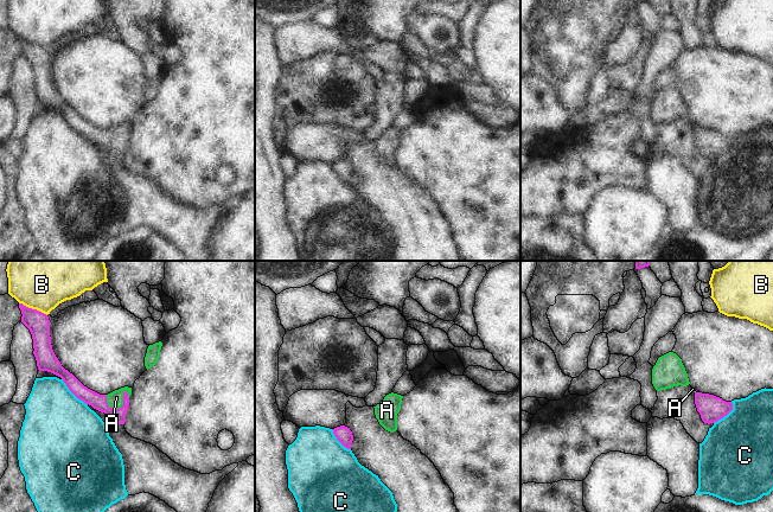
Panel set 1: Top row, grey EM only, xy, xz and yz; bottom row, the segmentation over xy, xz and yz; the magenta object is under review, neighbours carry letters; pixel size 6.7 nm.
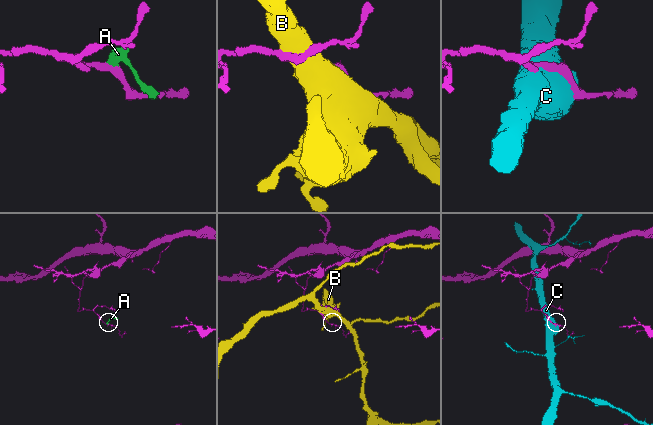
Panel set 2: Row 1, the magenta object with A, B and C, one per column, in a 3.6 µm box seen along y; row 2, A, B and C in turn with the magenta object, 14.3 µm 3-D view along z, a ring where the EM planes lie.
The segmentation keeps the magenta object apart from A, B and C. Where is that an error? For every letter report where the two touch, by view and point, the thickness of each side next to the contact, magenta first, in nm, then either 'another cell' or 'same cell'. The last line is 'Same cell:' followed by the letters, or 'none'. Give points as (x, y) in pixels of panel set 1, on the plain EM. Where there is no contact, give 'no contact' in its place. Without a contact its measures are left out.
A: contact xy (122, 140); calibres 110 and 100 nm; same cell
B: contact xy (33, 44); calibres 150 and 300 nm; another cell
C: contact xy (72, 127); calibres 110 and 460 nm; another cell
Same cell: A

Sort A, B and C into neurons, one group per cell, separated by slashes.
A / B / C

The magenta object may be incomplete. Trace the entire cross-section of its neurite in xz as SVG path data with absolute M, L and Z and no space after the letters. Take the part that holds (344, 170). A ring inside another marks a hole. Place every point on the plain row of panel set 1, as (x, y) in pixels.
M345 160L337 161L333 165L334 171L337 174L347 184L351 184L351 178L353 175L353 169L350 162Z

